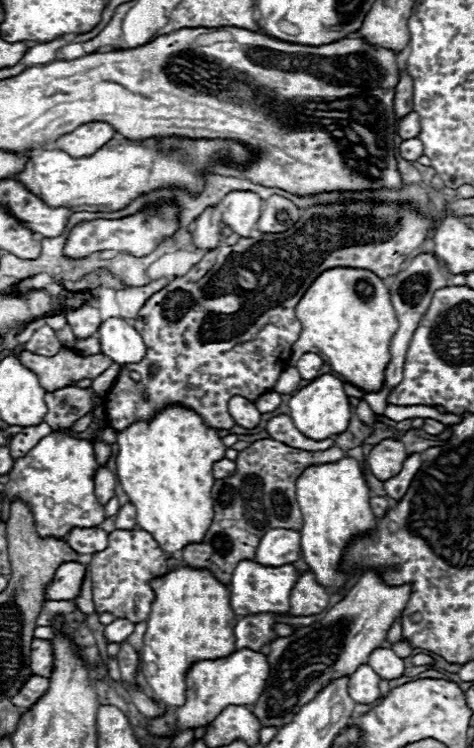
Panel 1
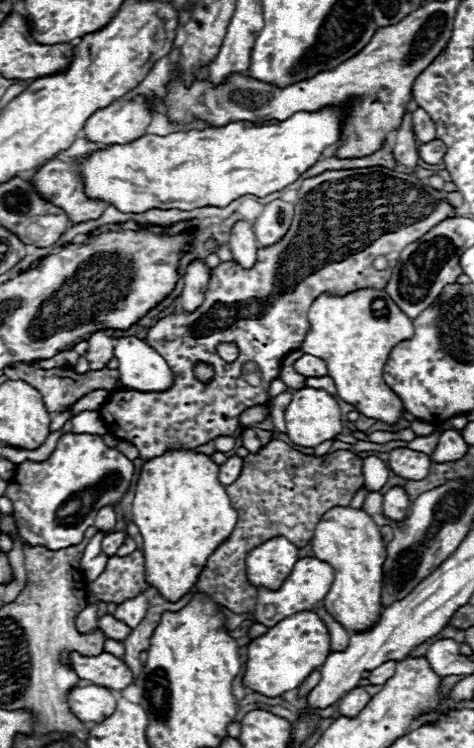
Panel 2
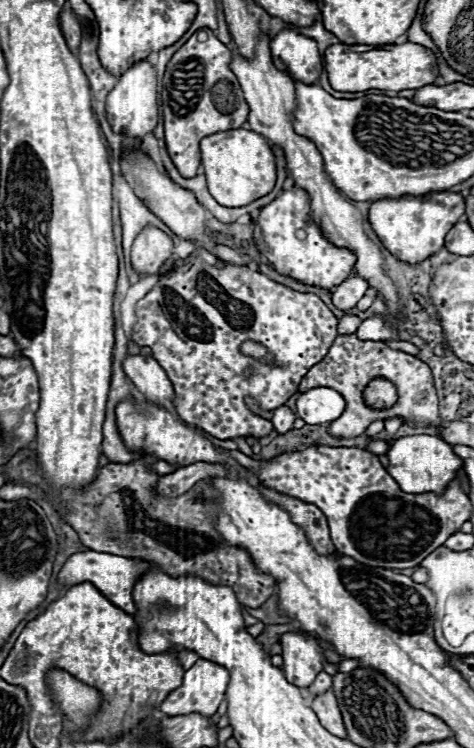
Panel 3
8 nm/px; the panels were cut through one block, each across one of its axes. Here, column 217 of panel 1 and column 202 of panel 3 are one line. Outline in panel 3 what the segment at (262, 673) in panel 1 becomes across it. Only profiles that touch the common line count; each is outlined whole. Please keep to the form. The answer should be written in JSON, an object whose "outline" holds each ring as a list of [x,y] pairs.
{"outline":[[[200,658],[190,670],[186,670],[182,686],[166,696],[160,706],[160,712],[166,716],[192,712],[212,716],[224,700],[226,686],[228,670],[224,666]]]}

